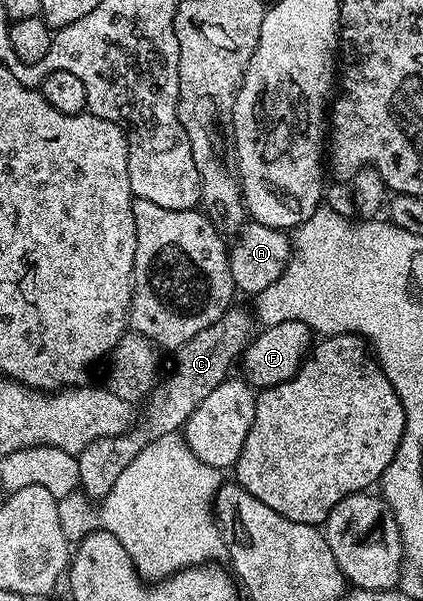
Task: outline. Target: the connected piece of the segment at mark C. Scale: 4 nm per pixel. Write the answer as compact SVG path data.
M233 305L209 329L201 329L197 337L189 337L185 345L174 348L175 372L155 384L145 399L147 408L141 411L137 429L126 435L117 437L101 437L80 451L79 461L79 487L88 500L102 501L113 489L117 477L121 477L121 469L141 453L146 443L160 439L166 435L174 435L187 422L187 419L199 405L232 374L231 366L236 366L237 360L242 356L244 349L251 342L257 331L257 323L252 312L239 305Z

